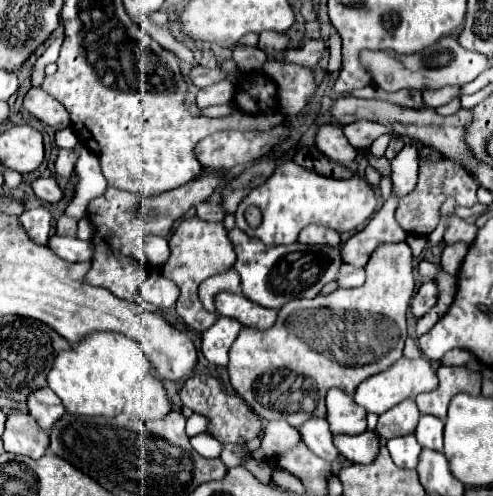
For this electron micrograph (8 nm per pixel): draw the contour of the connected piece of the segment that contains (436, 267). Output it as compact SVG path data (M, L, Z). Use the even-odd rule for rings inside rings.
M422 260L421 264L417 266L417 277L433 281L440 269L440 264Z

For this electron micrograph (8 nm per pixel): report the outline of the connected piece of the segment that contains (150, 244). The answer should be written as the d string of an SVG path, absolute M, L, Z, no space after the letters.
M147 236L147 238L145 238L145 256L147 256L147 262L149 262L153 268L163 266L163 262L169 258L167 238Z

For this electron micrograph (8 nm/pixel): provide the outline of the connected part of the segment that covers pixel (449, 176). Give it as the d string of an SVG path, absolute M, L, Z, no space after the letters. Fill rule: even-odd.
M421 156L419 160L419 182L409 196L399 198L397 210L395 210L395 220L407 234L415 236L427 236L435 230L439 222L439 210L447 198L453 198L459 206L471 208L477 204L477 182L471 174L467 174L459 164L449 162L449 160L429 160Z

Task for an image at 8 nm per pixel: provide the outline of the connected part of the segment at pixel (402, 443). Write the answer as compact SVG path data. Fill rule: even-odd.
M413 434L407 436L399 436L399 438L391 438L387 442L387 448L391 452L393 462L399 468L415 468L417 466L417 456L421 452L421 446L417 444Z

